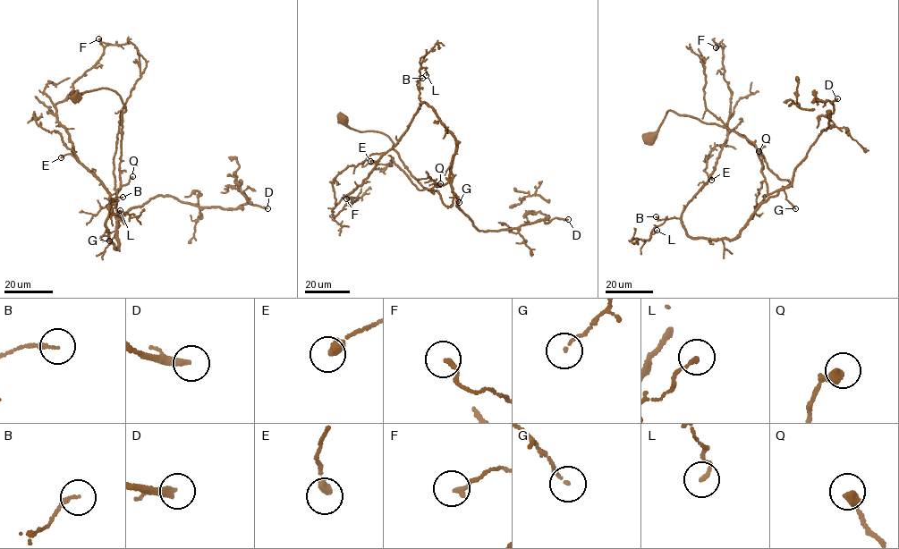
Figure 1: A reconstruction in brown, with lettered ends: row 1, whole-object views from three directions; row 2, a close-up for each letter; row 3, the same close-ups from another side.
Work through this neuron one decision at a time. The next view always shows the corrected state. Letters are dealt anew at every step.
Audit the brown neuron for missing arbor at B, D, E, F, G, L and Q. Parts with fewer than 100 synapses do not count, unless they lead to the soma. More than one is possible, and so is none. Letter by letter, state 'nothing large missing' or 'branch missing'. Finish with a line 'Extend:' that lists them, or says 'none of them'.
B: nothing large missing
D: branch missing
E: nothing large missing
F: nothing large missing
G: nothing large missing
L: nothing large missing
Q: nothing large missing
Extend: D

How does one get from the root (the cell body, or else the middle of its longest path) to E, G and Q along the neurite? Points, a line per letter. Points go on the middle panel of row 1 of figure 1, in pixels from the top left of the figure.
E: (343, 118), (357, 130), (389, 137), (411, 176), (452, 206), (457, 144), (425, 102), (397, 143), (370, 161)
G: (343, 118), (357, 130), (385, 135), (420, 185), (438, 190), (446, 206), (452, 206), (455, 196), (459, 202)
Q: (343, 118), (357, 130), (389, 137), (411, 176), (438, 190), (451, 206), (452, 187), (435, 186), (440, 183)

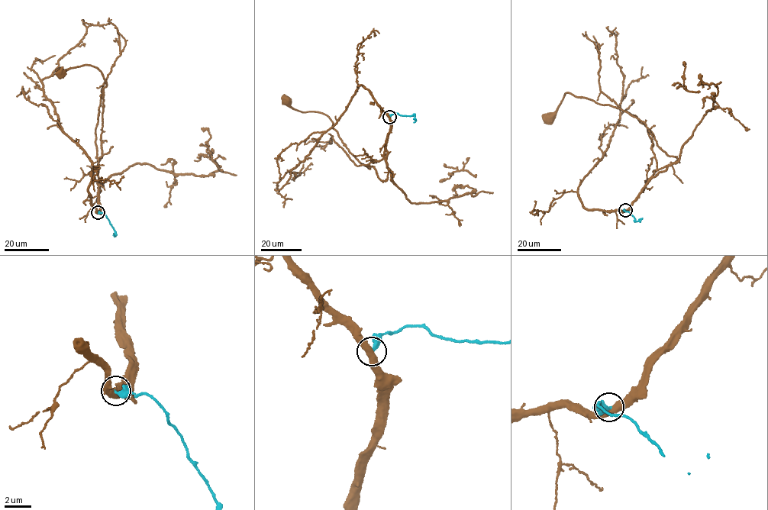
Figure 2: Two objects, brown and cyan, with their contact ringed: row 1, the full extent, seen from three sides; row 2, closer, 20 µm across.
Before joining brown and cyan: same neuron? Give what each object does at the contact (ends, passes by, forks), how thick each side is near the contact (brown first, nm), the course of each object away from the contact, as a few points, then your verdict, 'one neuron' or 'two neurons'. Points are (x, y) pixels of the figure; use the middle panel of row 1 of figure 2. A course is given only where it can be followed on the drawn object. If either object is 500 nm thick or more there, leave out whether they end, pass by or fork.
brown passes by; cyan ends; calibres 480 and 380 nm; course brown (389, 117), (383, 181), (374, 166), (362, 164), (349, 151), (326, 115), (292, 108), (287, 100); course cyan (389, 117), (397, 113), (402, 115), (413, 114), (415, 120), (414, 122); two neurons

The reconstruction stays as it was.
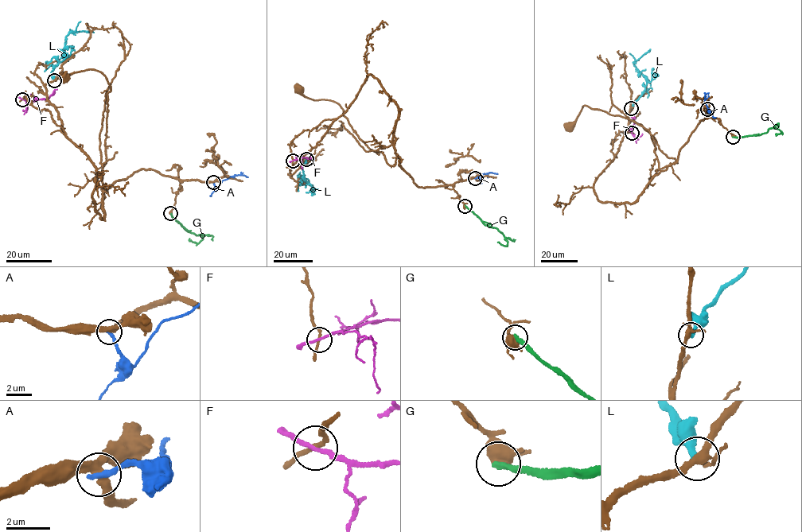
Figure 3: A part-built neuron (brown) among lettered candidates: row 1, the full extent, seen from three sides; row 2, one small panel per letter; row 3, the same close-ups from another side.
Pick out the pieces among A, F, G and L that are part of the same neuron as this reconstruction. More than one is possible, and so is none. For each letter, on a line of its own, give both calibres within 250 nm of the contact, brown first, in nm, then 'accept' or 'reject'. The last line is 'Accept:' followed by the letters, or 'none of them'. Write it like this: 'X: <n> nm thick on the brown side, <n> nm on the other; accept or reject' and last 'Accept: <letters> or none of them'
A: 360 nm thick on the brown side, 300 nm on the other; reject
F: 190 nm thick on the brown side, 190 nm on the other; reject
G: 400 nm thick on the brown side, 300 nm on the other; reject
L: 280 nm thick on the brown side, 280 nm on the other; reject
Accept: none of them

